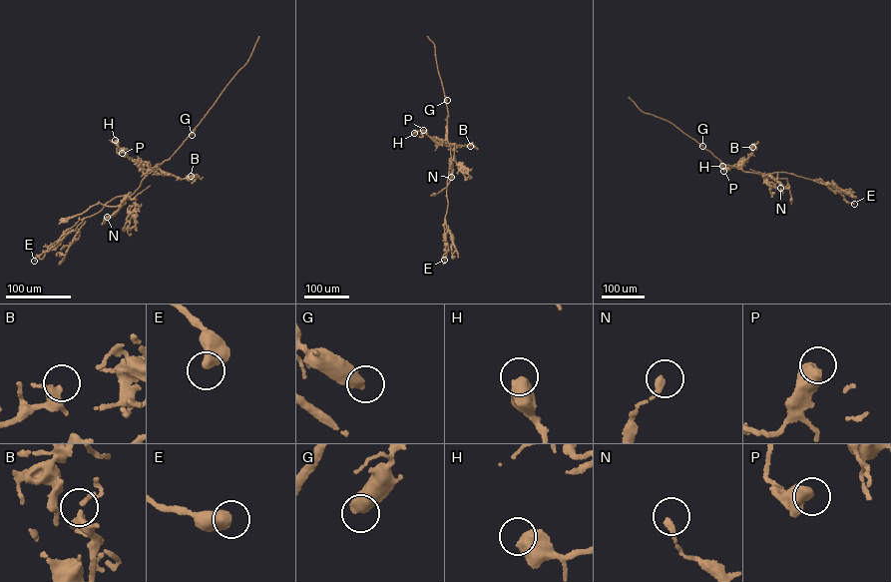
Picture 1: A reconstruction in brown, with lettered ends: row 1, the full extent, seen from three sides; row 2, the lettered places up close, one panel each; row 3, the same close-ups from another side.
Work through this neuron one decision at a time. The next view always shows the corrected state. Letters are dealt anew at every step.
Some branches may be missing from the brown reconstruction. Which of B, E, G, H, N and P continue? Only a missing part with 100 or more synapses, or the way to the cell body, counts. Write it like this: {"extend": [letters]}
{"extend": []}

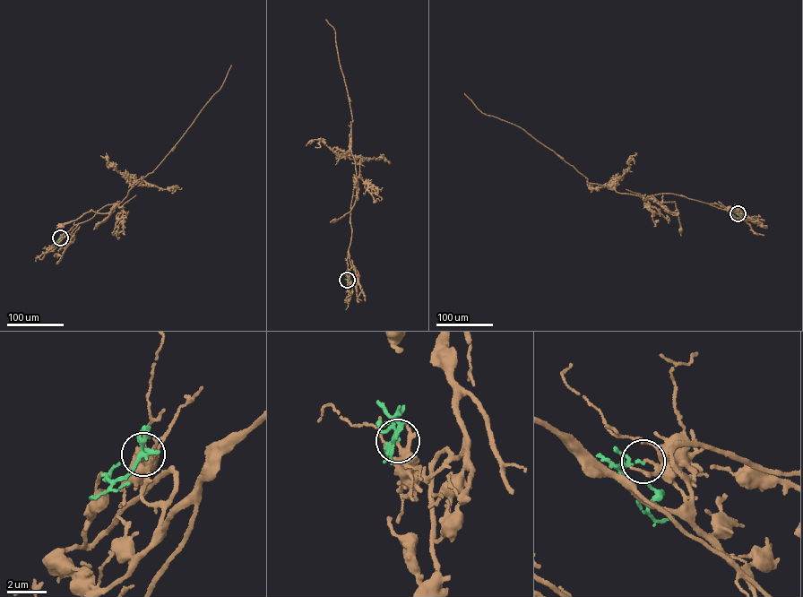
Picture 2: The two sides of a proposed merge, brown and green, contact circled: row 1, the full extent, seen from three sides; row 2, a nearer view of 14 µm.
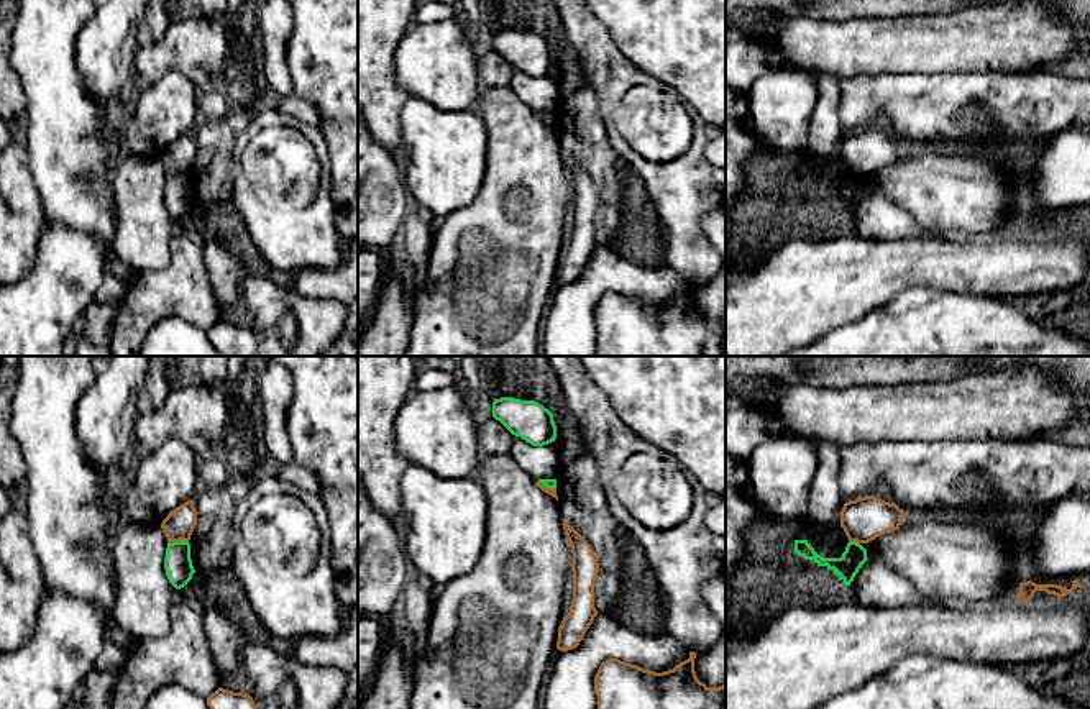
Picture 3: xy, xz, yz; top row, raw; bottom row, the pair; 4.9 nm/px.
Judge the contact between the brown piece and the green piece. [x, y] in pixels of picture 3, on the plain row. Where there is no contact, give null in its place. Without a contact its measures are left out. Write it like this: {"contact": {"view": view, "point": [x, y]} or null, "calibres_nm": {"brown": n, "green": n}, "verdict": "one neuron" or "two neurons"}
{"contact": {"view": "xy", "point": [178, 173]}, "calibres_nm": {"brown": 150, "green": 140}, "verdict": "two neurons"}

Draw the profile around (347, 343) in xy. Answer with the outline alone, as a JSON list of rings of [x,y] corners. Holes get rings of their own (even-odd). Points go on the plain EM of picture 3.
[[[358,299],[348,305],[348,318],[335,343],[318,356],[358,356]]]

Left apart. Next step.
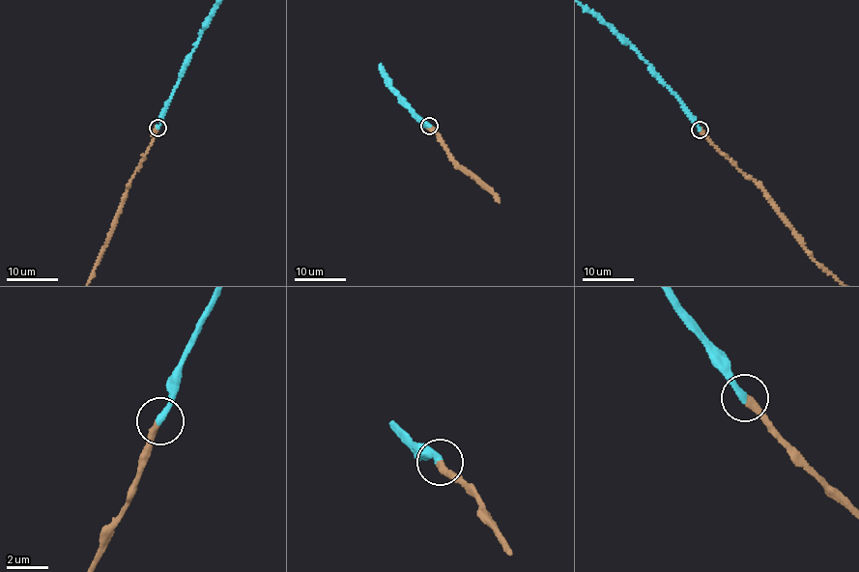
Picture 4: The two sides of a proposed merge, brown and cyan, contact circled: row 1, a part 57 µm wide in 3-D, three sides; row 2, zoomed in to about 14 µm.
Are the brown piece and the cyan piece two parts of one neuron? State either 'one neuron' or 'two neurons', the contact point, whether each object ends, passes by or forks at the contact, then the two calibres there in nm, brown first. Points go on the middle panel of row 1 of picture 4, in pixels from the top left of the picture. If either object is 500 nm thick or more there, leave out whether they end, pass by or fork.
one neuron; place (429, 126); brown ends; cyan ends; calibres 360 and 320 nm

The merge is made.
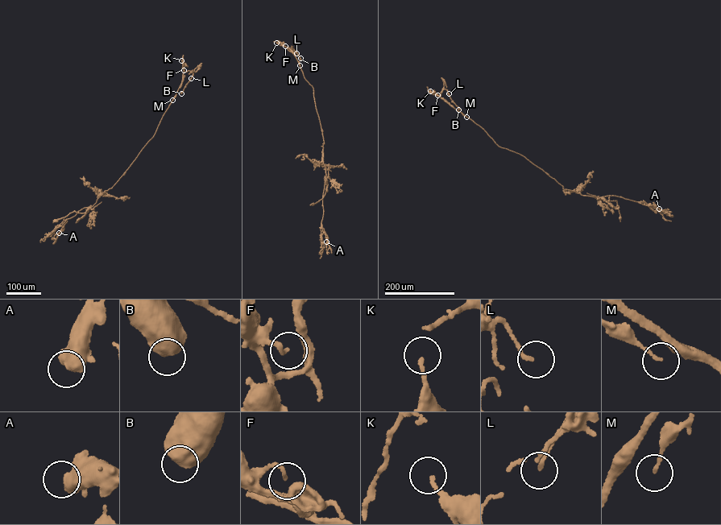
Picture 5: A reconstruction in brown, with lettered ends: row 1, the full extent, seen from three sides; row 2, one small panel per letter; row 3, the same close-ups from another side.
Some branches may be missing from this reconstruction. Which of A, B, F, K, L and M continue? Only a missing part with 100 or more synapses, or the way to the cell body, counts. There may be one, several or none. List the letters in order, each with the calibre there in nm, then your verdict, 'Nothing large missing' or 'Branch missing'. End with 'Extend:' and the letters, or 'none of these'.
A: Thickness 650 nm. Branch missing
B: Thickness 700 nm. Nothing large missing
F: Thickness 150 nm. Nothing large missing
K: Thickness 140 nm. Nothing large missing
L: Thickness 140 nm. Nothing large missing
M: Thickness 130 nm. Nothing large missing
Extend: A

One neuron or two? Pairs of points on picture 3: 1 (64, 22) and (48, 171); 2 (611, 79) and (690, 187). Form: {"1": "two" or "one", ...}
{"1": "one", "2": "one"}

